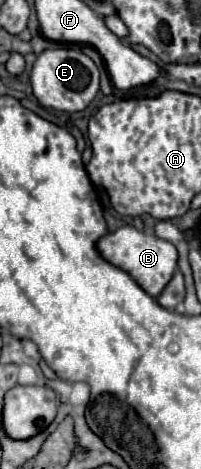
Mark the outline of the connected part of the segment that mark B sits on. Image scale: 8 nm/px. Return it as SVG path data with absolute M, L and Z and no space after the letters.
M124 225L118 231L104 235L98 241L98 251L112 265L128 271L138 281L138 285L152 297L158 297L164 291L164 287L168 285L168 281L172 279L172 275L178 267L178 251L172 243L168 243L156 235L146 235L130 225Z

